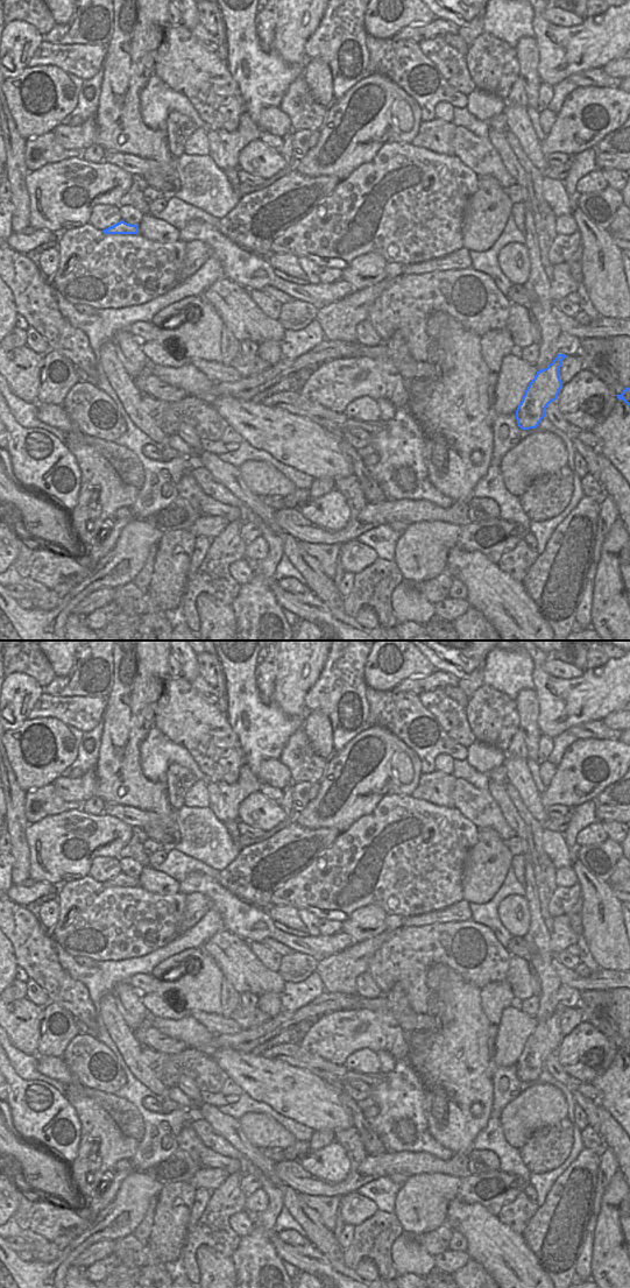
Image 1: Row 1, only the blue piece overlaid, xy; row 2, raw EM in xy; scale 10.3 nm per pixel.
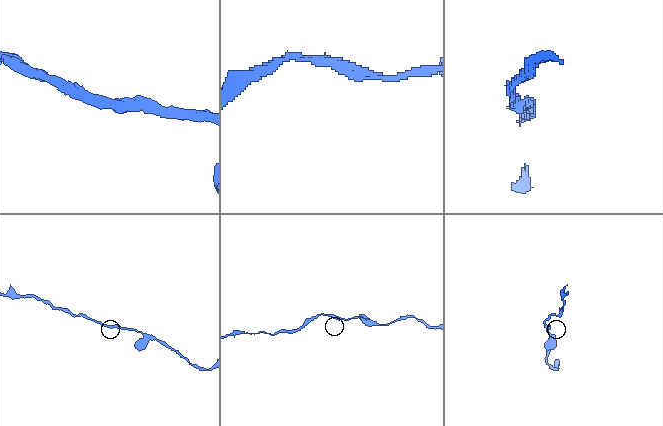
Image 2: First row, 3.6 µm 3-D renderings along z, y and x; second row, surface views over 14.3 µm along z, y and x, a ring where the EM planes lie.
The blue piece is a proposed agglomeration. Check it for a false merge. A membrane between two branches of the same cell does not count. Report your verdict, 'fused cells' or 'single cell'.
single cell

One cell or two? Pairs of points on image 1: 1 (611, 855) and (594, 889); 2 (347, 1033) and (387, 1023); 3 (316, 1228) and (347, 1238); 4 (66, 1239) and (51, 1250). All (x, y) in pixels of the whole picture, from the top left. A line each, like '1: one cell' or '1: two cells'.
1: two cells
2: one cell
3: two cells
4: one cell

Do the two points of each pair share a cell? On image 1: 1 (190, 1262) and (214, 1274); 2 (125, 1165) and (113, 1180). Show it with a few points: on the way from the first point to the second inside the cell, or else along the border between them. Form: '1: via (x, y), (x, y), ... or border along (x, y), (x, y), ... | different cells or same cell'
1: border along (206, 1244), (203, 1244), (196, 1251), (199, 1275) | different cells
2: border along (115, 1169), (132, 1170) | different cells

